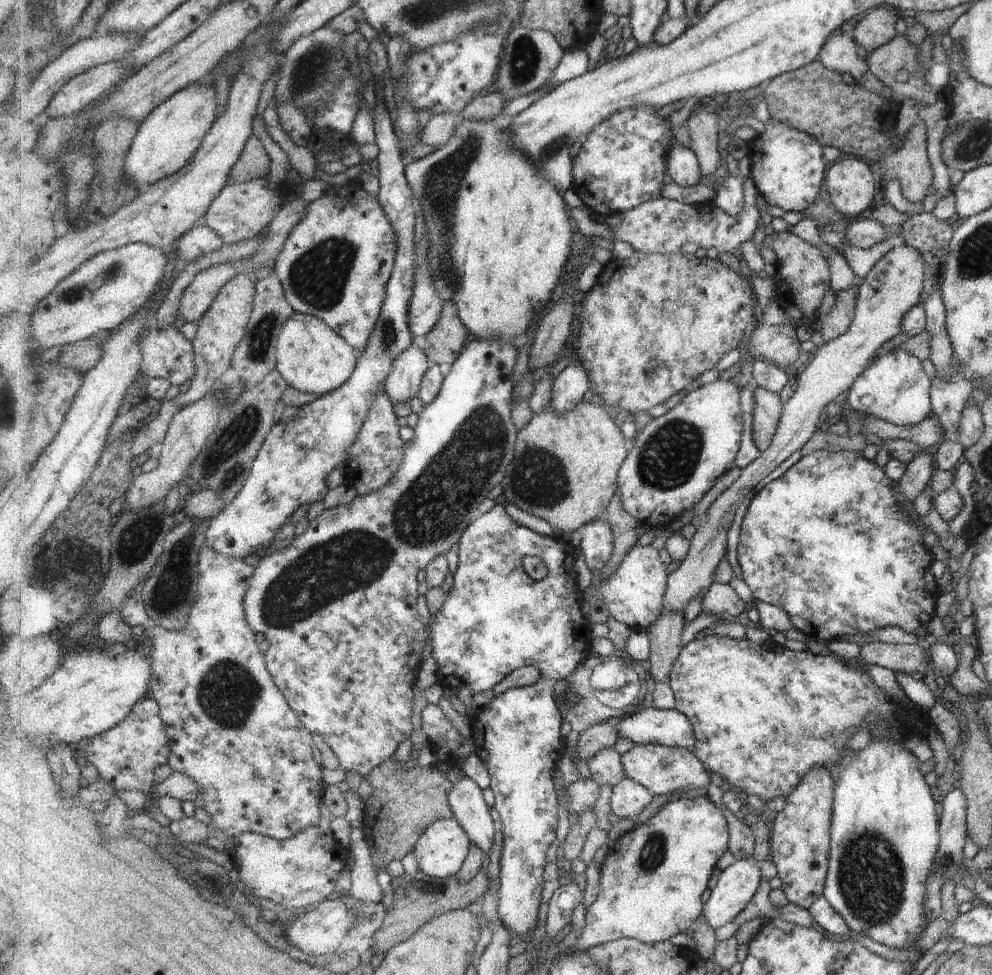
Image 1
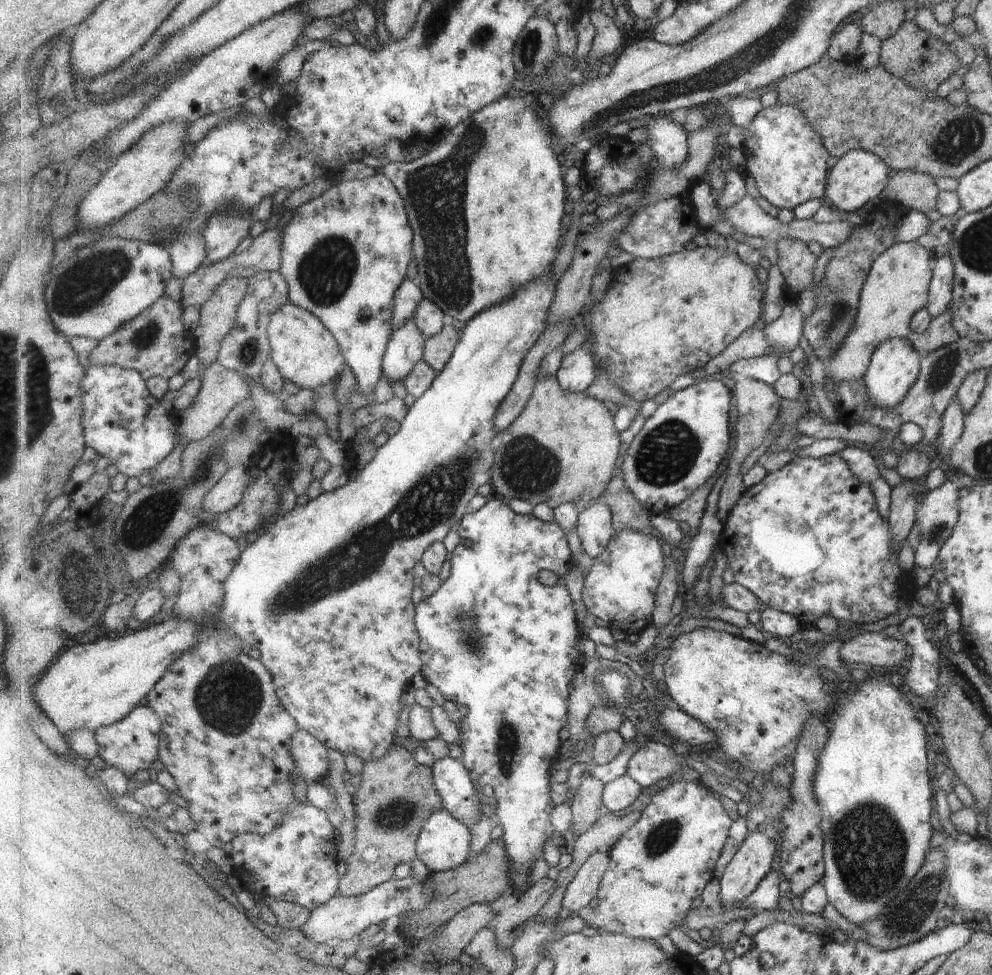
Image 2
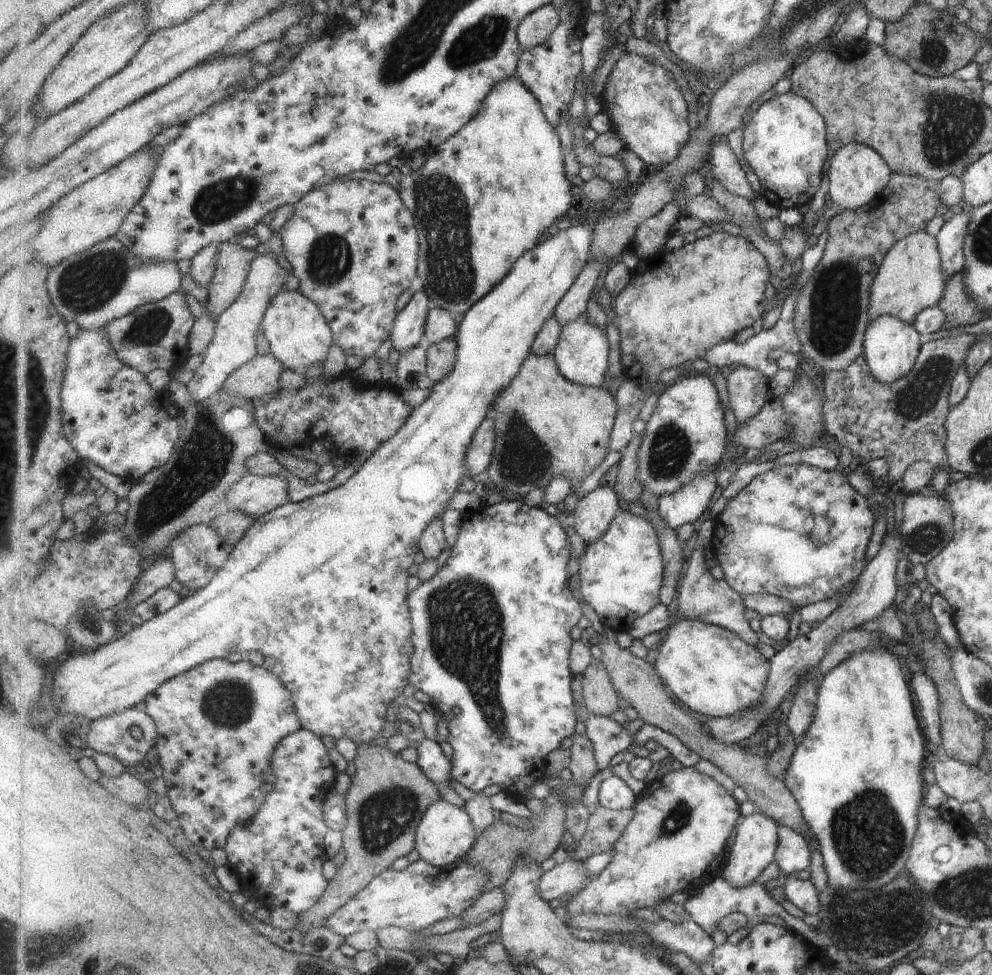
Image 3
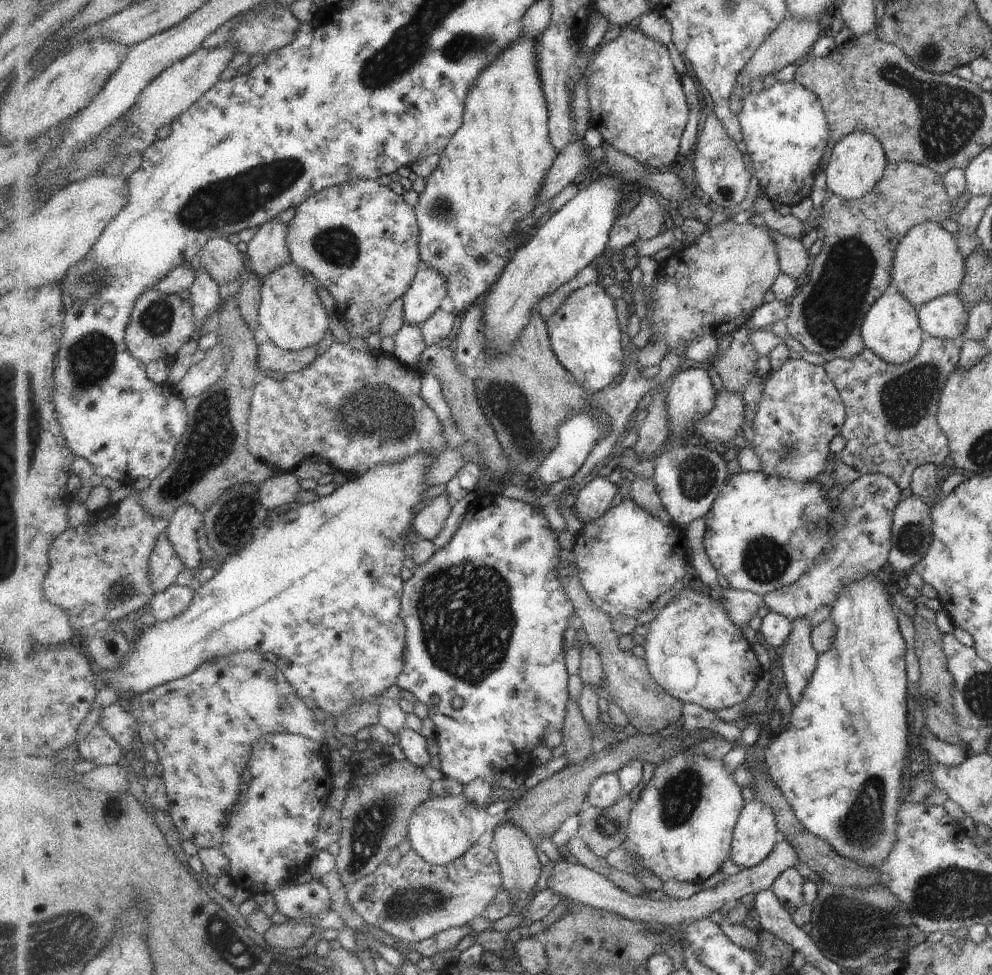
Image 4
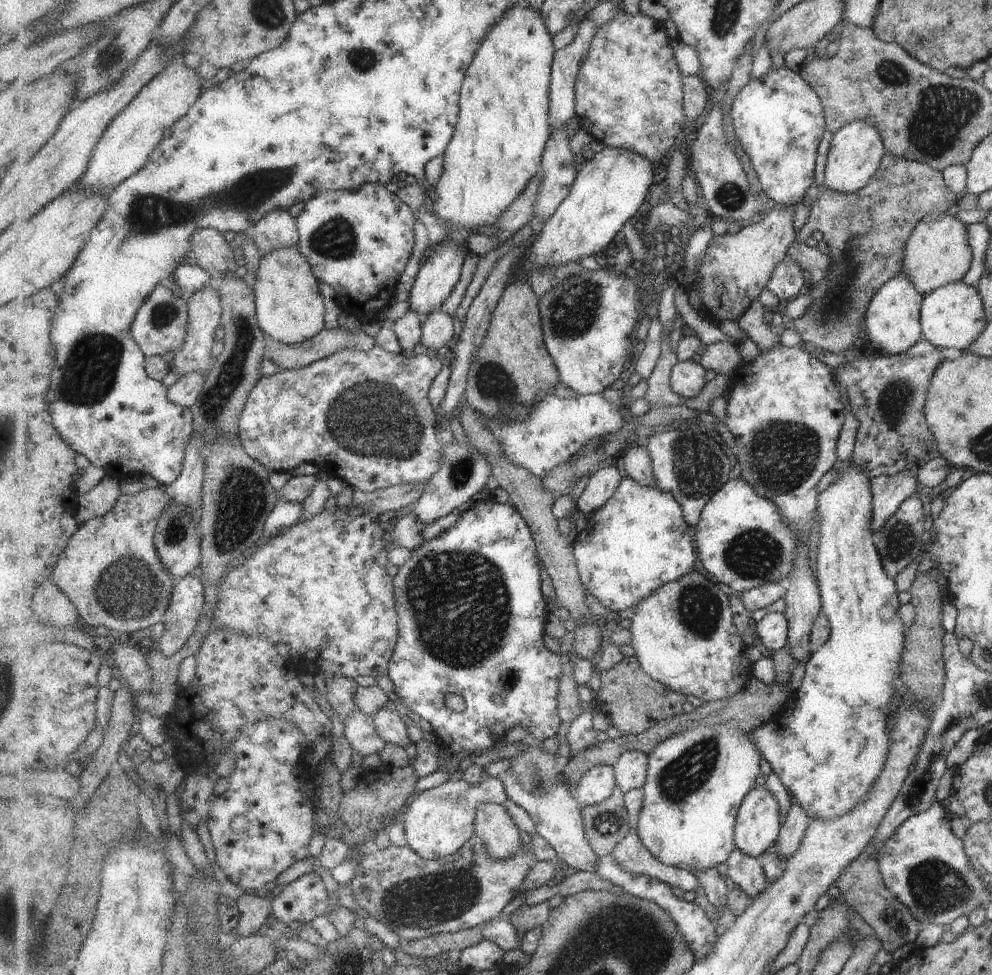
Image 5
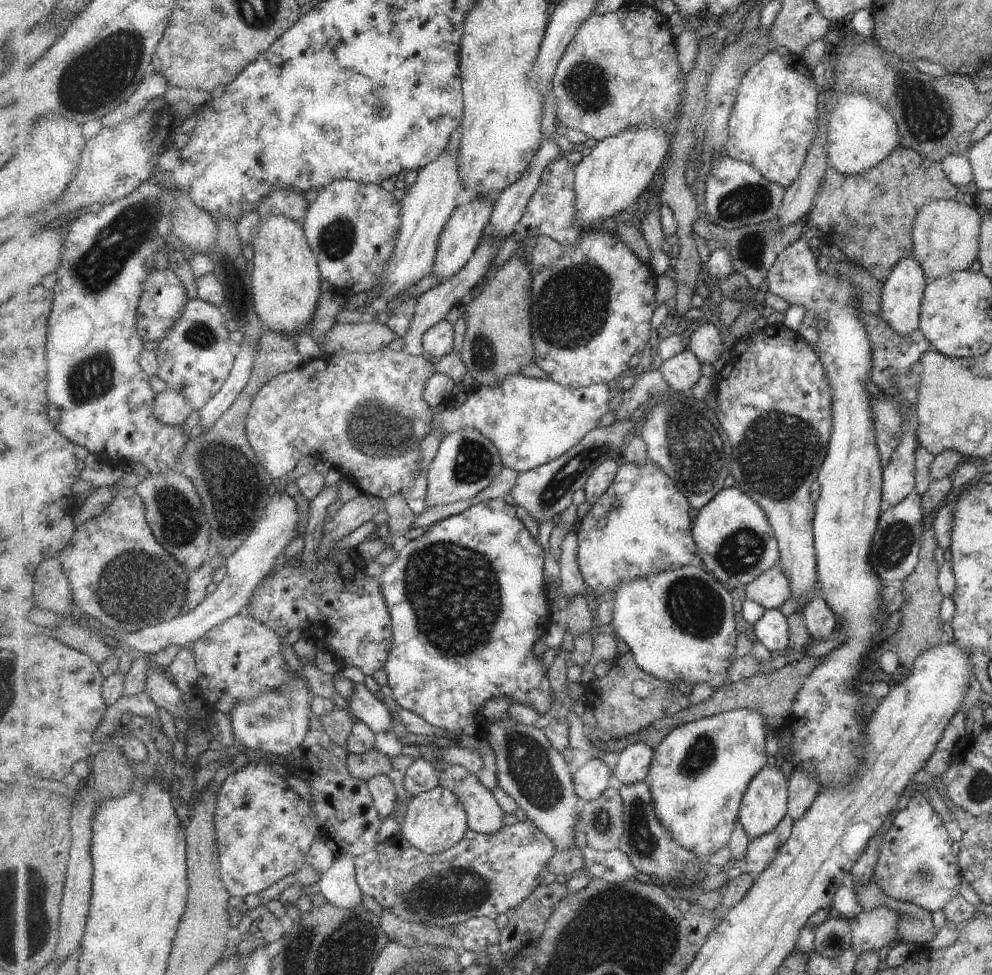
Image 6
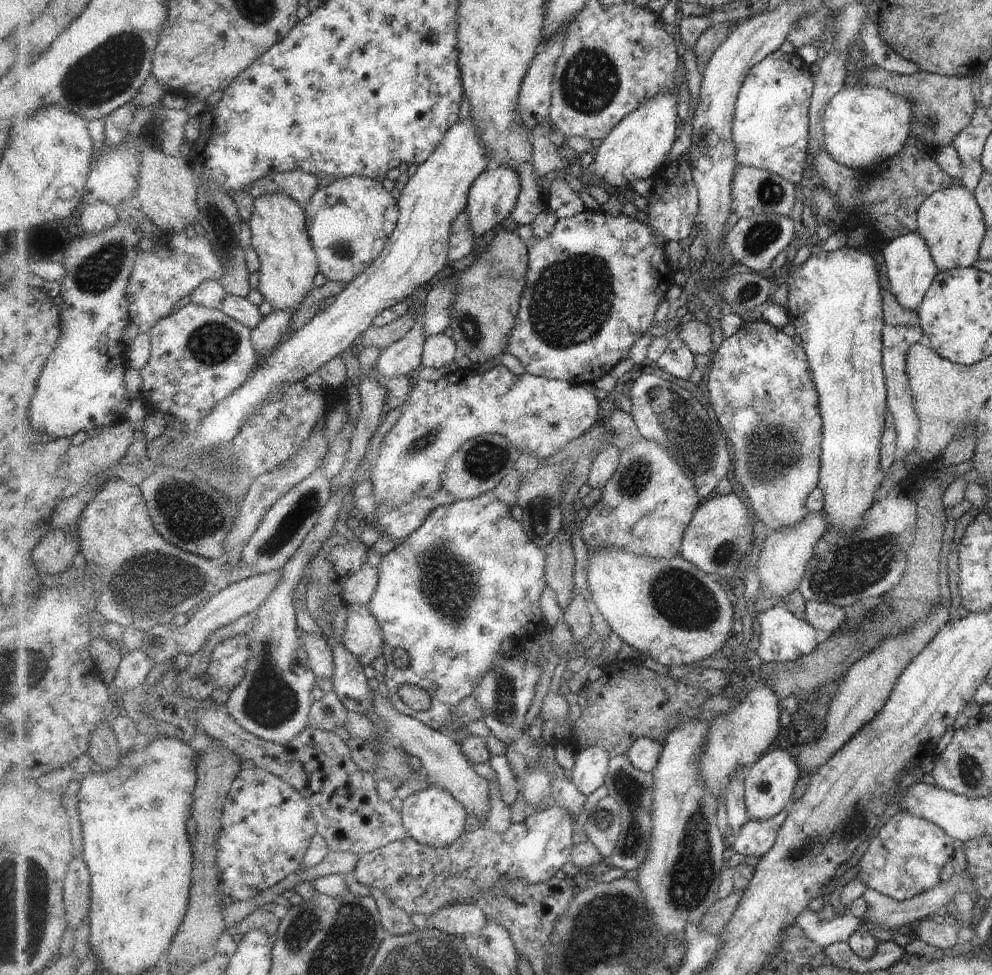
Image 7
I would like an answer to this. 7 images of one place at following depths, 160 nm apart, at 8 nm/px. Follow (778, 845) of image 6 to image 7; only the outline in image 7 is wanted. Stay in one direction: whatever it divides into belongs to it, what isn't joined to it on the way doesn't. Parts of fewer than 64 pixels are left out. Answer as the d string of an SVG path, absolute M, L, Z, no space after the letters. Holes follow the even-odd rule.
M789 809L769 820L755 820L750 817L739 828L739 834L732 838L734 851L743 856L763 857L775 846L779 830L783 828L787 816Z

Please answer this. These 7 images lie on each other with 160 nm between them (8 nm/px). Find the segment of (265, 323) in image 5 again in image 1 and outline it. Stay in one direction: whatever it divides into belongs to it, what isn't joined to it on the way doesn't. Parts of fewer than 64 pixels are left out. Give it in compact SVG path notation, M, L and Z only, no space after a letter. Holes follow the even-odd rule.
M295 313L285 323L278 338L276 369L283 375L289 386L299 392L315 394L317 398L341 388L358 366L358 353L339 333L324 320L305 313Z

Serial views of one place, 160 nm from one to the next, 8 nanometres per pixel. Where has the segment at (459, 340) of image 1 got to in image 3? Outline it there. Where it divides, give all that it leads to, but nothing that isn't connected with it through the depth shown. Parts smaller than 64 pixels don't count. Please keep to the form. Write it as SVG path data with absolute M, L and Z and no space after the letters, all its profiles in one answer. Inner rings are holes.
M455 338L428 345L427 374L434 384L443 382L453 372L457 362L457 348L458 342Z

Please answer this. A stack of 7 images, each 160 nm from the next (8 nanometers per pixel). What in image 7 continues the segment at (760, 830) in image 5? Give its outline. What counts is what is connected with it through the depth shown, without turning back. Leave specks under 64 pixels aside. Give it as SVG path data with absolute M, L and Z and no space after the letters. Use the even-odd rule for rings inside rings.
M775 748L752 766L743 770L744 778L744 800L750 817L755 820L769 820L773 816L778 816L786 809L790 809L793 796L795 796L795 788L799 784L801 778L801 768L795 756L791 756L786 752L785 748Z

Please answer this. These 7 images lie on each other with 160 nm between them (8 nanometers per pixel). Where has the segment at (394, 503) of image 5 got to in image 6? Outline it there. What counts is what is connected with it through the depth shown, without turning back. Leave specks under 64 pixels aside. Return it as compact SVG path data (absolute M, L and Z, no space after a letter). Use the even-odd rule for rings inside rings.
M361 493L357 498L343 504L343 506L324 524L323 532L329 531L335 536L351 534L373 516L385 510L383 498Z

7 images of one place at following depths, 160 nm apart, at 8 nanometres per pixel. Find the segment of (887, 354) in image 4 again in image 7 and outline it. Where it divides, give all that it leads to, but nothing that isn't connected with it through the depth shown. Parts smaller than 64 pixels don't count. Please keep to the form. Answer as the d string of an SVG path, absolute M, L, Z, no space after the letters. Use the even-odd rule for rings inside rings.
M916 232L896 237L881 250L881 256L883 256L887 280L891 286L888 292L897 300L901 308L916 311L938 272L923 238Z

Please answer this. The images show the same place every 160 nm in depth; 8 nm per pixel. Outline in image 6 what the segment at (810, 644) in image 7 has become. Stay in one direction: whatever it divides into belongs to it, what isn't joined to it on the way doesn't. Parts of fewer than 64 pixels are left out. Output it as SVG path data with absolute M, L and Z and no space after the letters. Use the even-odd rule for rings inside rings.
M767 609L765 616L753 627L758 641L770 652L789 648L791 644L790 622L781 610Z

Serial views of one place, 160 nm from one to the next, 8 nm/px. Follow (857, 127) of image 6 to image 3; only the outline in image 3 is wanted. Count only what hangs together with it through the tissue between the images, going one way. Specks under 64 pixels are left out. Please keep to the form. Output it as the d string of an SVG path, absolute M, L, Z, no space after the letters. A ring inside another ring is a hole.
M851 142L838 147L829 158L827 168L827 201L837 204L840 209L860 208L870 204L879 196L889 182L890 170L887 169L881 156L865 144Z

